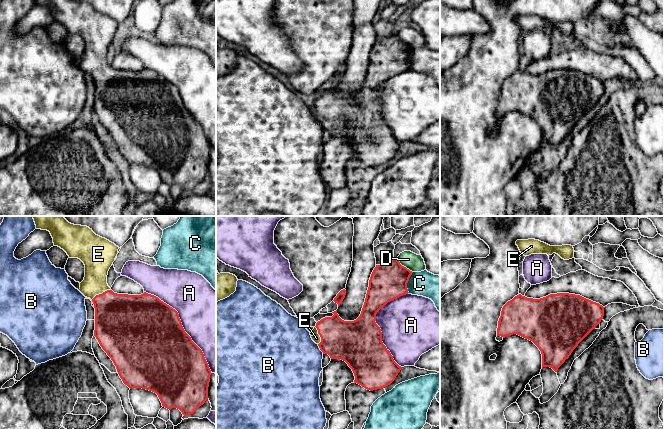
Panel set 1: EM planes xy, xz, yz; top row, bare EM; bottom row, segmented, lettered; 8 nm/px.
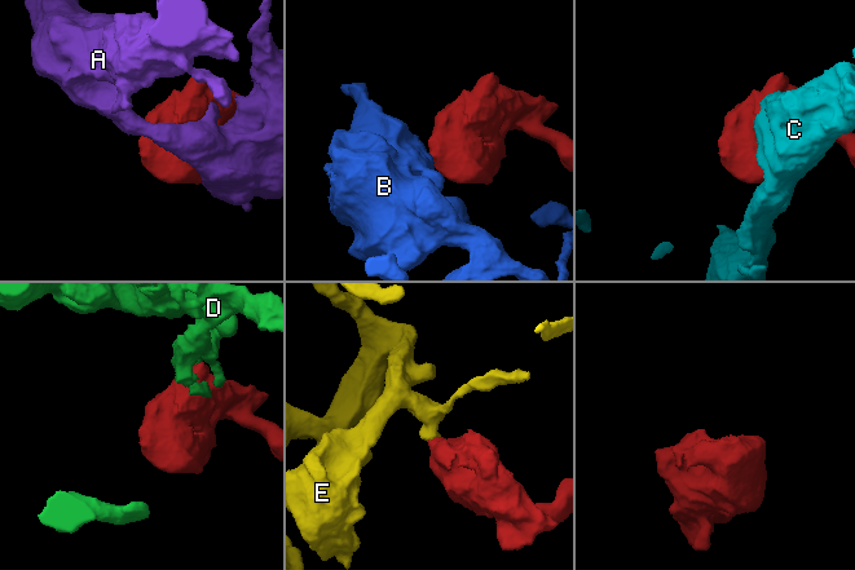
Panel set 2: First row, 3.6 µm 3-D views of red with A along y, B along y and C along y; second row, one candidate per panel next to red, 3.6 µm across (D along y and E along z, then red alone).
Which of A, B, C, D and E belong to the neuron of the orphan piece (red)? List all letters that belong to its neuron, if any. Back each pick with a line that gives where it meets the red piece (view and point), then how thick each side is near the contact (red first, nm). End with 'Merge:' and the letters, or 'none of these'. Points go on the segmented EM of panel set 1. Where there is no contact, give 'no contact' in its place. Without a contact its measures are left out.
E: xy (100, 294) | 400/220 nm
Merge: E

